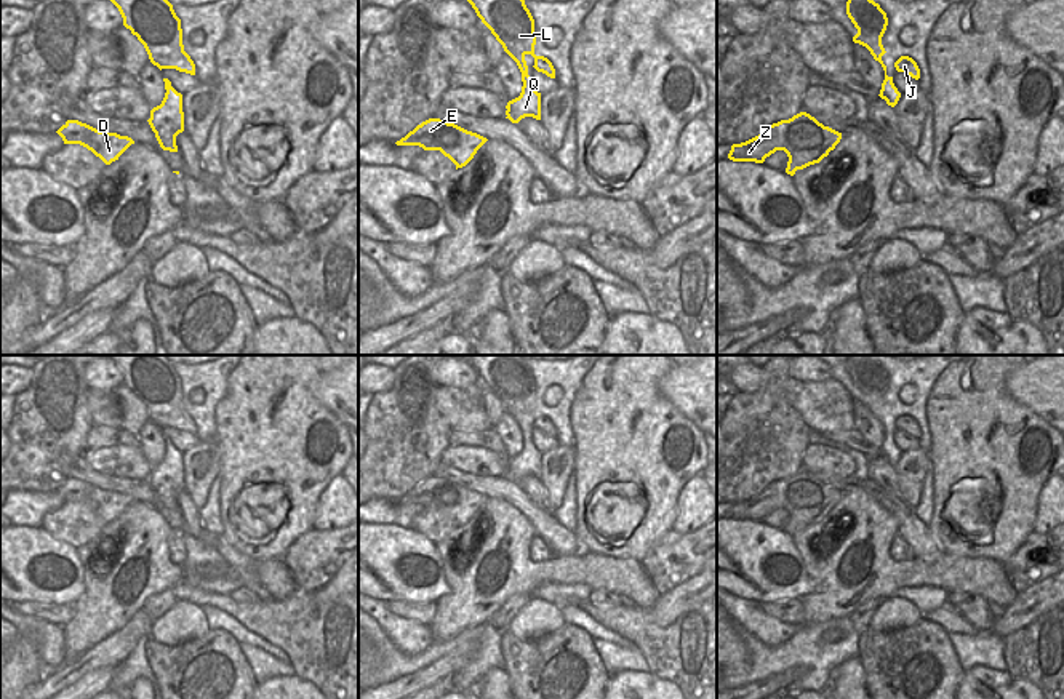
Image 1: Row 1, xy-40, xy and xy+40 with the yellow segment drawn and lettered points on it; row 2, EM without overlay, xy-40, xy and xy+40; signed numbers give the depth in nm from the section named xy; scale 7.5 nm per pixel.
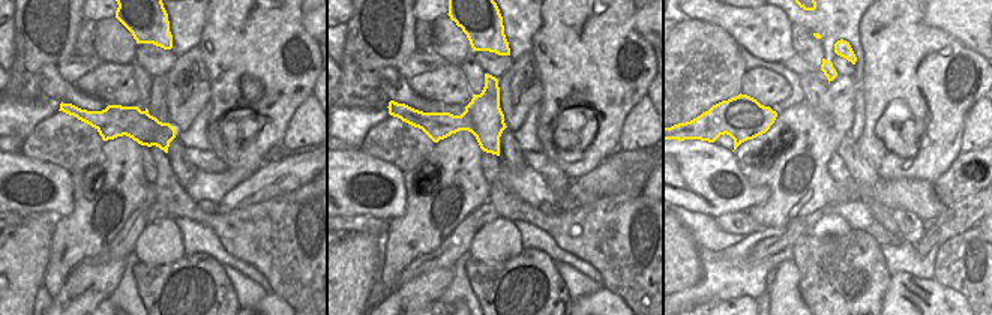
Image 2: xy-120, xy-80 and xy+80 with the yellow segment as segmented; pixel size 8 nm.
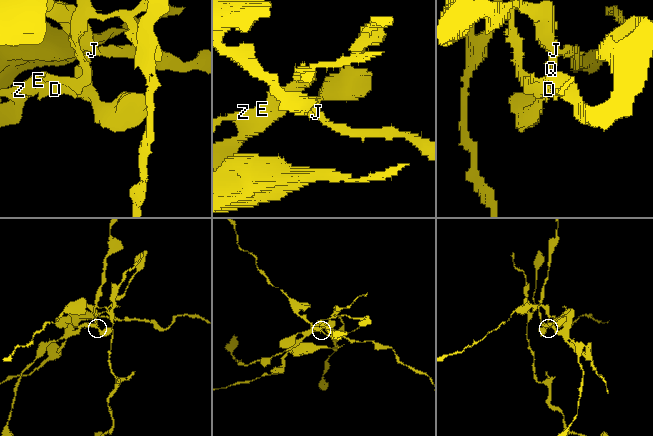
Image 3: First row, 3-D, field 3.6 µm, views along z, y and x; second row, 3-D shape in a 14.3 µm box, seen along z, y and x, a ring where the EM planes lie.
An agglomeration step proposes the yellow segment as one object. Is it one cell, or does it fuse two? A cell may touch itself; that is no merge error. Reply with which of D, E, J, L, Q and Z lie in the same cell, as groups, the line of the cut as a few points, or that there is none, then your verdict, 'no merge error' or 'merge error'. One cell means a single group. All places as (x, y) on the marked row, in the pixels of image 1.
D E Q Z / J L | xy (530, 77), (530, 85), (522, 91) | merge error

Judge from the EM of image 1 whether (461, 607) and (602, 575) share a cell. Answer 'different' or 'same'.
same

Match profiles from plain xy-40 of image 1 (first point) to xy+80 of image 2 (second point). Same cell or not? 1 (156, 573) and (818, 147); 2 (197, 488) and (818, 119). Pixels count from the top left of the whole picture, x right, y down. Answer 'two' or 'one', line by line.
1: one
2: one

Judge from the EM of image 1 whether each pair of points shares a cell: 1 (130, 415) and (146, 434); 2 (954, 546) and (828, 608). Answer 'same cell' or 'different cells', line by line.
1: different cells
2: different cells

